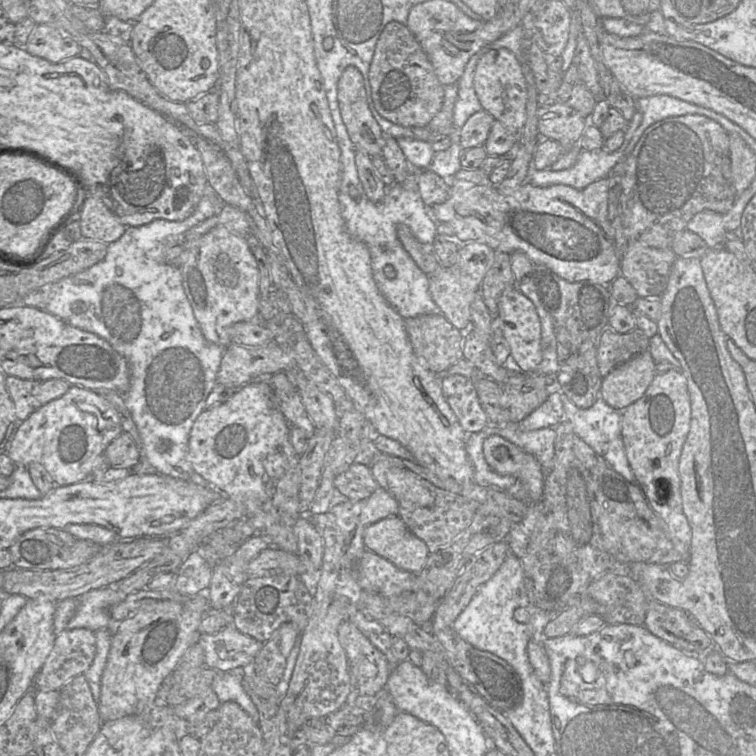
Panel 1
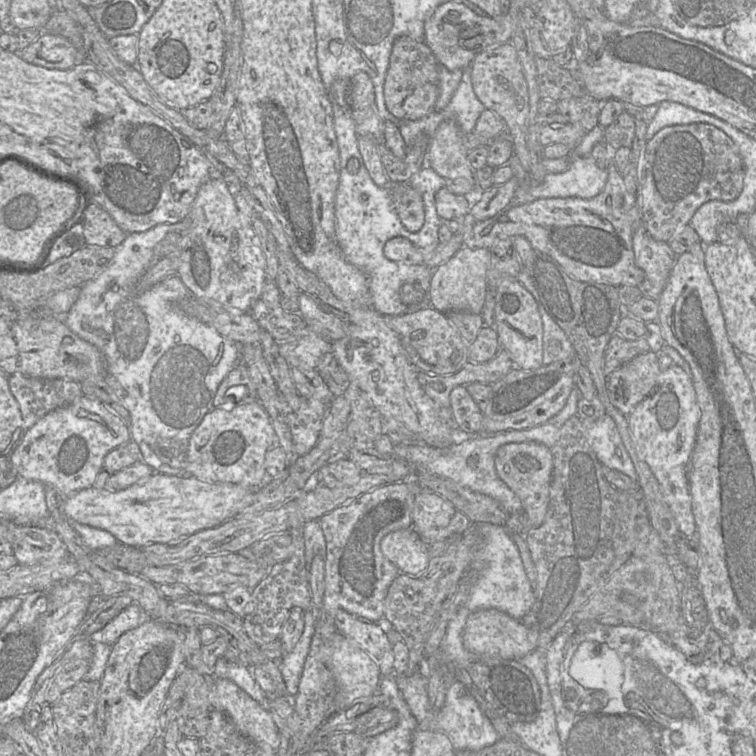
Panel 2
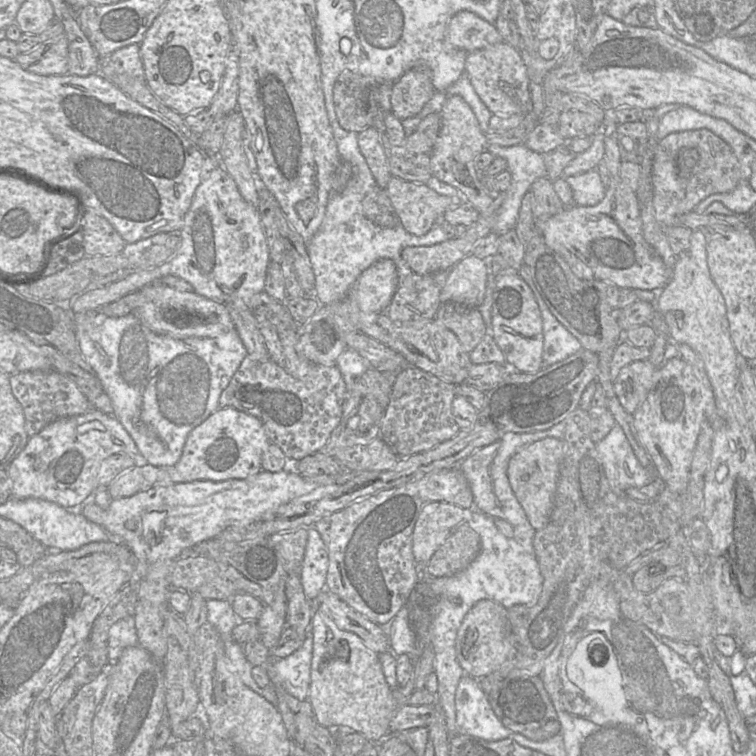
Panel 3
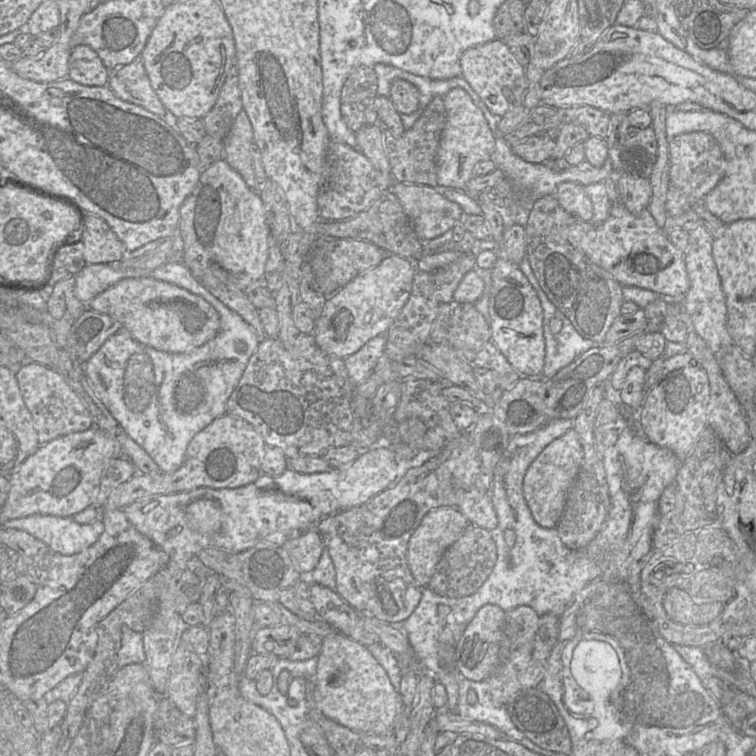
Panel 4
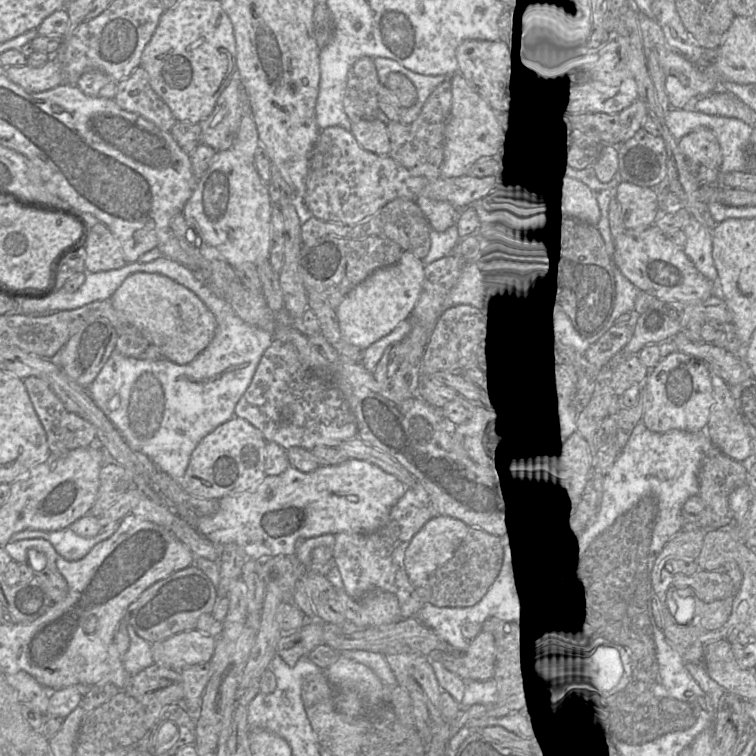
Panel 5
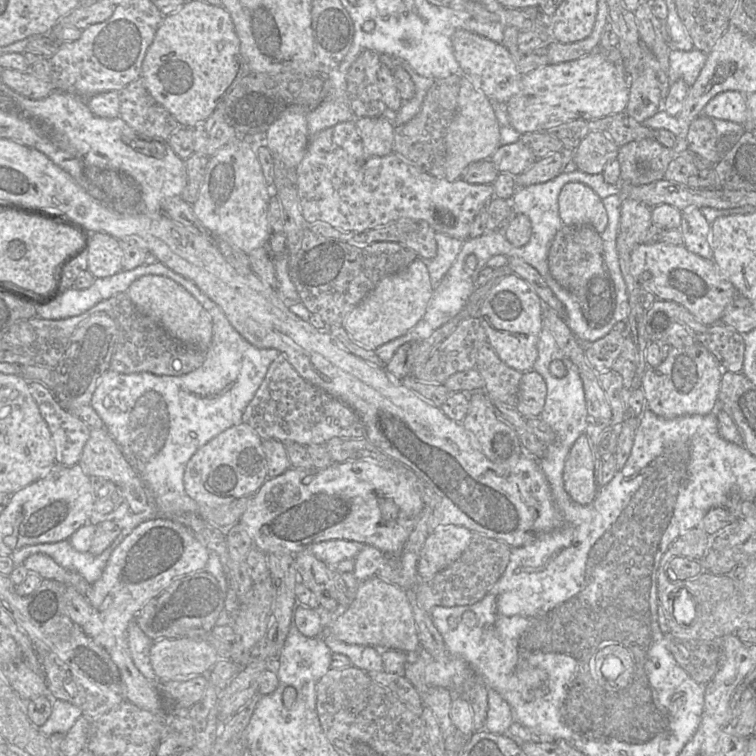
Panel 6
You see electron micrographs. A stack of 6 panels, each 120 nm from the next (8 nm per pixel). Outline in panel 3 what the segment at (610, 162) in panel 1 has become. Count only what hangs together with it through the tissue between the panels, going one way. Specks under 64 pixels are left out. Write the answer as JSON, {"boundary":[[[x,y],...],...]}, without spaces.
{"boundary":[[[597,170],[565,178],[571,186],[575,205],[595,206],[605,196],[606,189]]]}

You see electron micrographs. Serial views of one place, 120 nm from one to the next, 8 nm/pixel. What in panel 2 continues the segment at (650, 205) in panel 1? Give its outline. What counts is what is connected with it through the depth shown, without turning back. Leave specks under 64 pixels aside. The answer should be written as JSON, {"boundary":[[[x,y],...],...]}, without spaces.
{"boundary":[[[708,123],[666,126],[647,141],[644,168],[639,185],[637,203],[641,222],[656,241],[668,242],[689,223],[696,210],[711,200],[729,202],[738,197],[743,188],[744,166],[737,146],[719,128]]]}

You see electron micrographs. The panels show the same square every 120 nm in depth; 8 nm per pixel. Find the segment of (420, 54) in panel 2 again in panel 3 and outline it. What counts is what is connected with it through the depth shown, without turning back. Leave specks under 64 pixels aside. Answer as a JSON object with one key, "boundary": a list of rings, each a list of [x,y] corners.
{"boundary":[[[427,68],[410,69],[392,84],[391,112],[399,120],[414,117],[421,112],[435,91]]]}

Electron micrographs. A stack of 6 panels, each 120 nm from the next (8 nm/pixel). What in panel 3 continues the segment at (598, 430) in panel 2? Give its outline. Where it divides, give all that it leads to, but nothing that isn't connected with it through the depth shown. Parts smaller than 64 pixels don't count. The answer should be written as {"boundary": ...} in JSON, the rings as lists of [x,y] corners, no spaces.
{"boundary":[[[617,423],[605,438],[596,443],[596,449],[609,484],[616,493],[624,494],[628,488],[648,485],[657,477],[654,469],[648,470],[640,464],[623,429]]]}

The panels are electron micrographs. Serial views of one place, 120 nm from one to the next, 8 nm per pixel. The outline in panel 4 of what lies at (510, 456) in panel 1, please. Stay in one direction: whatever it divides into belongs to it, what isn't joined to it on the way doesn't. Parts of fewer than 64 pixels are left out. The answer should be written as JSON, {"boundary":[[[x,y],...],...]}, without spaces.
{"boundary":[[[573,429],[549,443],[531,463],[524,476],[523,494],[537,524],[556,528],[563,514],[567,496],[583,461],[583,449]]]}

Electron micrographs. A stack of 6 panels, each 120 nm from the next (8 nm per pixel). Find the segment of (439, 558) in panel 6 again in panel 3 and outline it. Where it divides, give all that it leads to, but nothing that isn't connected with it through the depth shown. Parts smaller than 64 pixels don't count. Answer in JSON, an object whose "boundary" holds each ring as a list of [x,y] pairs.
{"boundary":[[[431,502],[422,508],[414,526],[412,541],[420,581],[421,573],[425,572],[432,555],[457,526],[468,522],[471,511],[447,502]]]}

